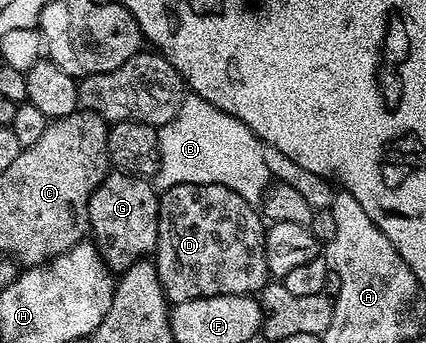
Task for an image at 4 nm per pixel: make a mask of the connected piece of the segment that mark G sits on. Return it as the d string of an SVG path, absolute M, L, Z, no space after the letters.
M110 173L106 179L92 193L90 198L89 230L102 259L111 272L127 271L139 259L145 259L158 245L158 200L159 192L145 178L125 173Z

